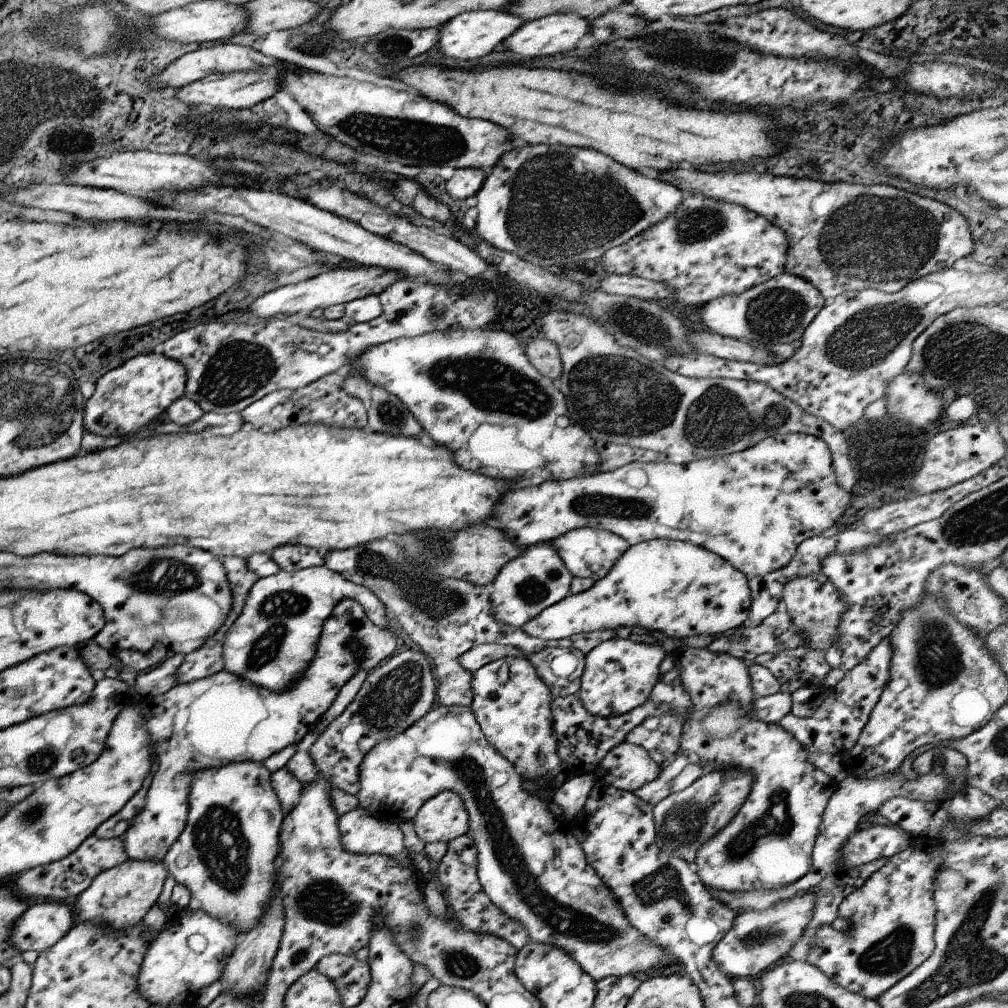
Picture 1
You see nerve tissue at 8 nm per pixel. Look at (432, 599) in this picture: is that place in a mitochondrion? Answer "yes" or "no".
yes

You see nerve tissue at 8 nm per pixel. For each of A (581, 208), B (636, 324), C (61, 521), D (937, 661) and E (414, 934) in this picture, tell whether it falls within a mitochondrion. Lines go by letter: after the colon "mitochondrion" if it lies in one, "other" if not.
A: mitochondrion
B: mitochondrion
C: other
D: mitochondrion
E: mitochondrion

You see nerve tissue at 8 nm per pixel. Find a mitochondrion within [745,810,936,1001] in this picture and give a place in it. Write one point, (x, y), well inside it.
(891, 953)

